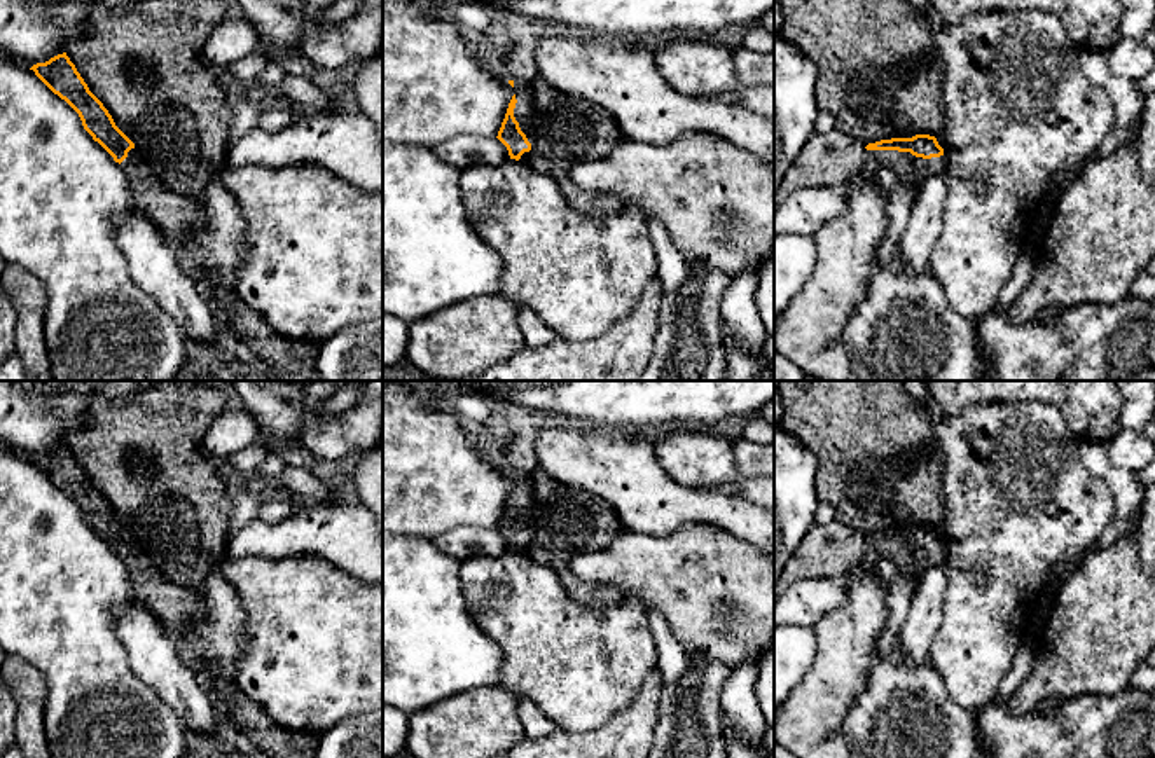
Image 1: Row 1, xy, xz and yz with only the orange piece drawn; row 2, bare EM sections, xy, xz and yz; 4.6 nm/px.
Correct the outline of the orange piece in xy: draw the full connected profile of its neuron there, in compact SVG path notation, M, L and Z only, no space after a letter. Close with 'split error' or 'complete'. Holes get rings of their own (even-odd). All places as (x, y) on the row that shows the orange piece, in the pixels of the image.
M66 52L37 63L30 70L79 114L84 129L122 168L135 206L159 227L166 241L178 246L189 245L204 224L199 204L166 189L150 171L135 143L89 91Z; split error

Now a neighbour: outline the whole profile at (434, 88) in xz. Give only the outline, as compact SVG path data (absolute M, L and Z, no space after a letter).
M383 0L383 138L433 150L456 136L496 138L514 87L472 51L451 5Z

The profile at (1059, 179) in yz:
M1069 168L1069 169L1062 169L1057 171L1050 176L1047 189L1045 189L1045 206L1050 203L1050 199L1054 197L1054 194L1069 180L1080 176L1082 168Z

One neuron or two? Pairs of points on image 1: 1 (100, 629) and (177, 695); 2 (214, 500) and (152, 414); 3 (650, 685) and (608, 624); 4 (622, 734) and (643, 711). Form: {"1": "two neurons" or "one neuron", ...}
{"1": "two neurons", "2": "one neuron", "3": "two neurons", "4": "one neuron"}

